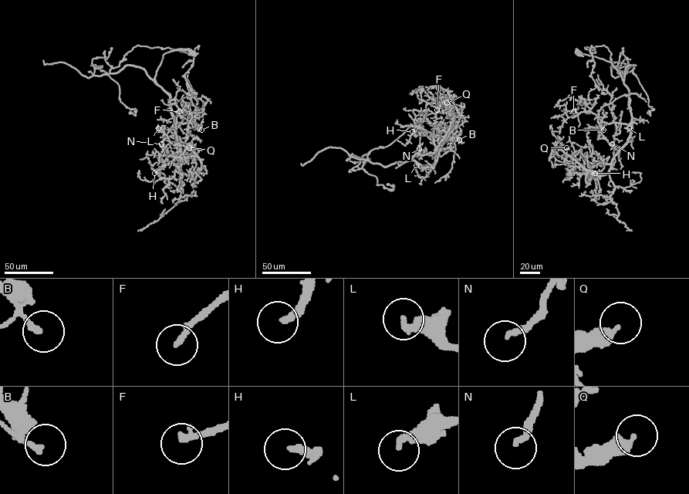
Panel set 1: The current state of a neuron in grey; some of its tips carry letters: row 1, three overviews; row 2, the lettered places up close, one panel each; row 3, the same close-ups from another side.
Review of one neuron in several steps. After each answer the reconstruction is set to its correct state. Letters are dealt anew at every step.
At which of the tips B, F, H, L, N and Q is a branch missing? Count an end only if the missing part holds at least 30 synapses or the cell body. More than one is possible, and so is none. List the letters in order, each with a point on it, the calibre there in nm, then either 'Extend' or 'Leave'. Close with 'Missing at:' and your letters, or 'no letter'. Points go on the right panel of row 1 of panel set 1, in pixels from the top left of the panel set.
B: Place: (603, 130). Thickness 200 nm. Leave
F: Place: (573, 111). Thickness 220 nm. Extend
H: Place: (595, 173). Thickness 280 nm. Extend
L: Place: (629, 128). Thickness 280 nm. Leave
N: Place: (612, 143). Thickness 170 nm. Extend
Q: Place: (566, 147). Thickness 400 nm. Leave
Missing at: F, H, N

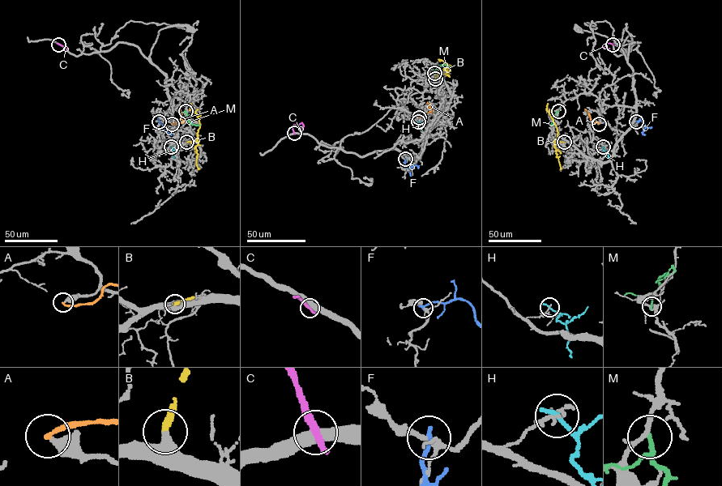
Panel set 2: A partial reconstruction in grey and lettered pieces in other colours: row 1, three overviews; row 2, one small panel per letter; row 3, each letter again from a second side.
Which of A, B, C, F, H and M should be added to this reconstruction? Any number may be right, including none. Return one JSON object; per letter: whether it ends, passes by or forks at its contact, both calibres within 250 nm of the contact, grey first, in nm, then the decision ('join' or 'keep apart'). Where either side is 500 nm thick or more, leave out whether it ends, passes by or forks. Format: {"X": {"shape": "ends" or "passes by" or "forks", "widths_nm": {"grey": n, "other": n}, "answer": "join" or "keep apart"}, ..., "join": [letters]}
{"A": {"shape": "ends", "widths_nm": {"grey": 440, "other": 200}, "answer": "join"}, "B": {"shape": "ends", "widths_nm": {"grey": 480, "other": 320}, "answer": "join"}, "C": {"widths_nm": {"grey": 550, "other": 340}, "answer": "keep apart"}, "F": {"shape": "ends", "widths_nm": {"grey": 200, "other": 220}, "answer": "keep apart"}, "H": {"shape": "ends", "widths_nm": {"grey": 120, "other": 240}, "answer": "keep apart"}, "M": {"shape": "ends", "widths_nm": {"grey": 170, "other": 180}, "answer": "keep apart"}, "join": ["A", "B"]}

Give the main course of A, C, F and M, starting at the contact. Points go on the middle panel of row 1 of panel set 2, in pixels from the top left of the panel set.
A: (419, 117), (431, 110), (427, 102)
C: (294, 133), (293, 125), (302, 123), (304, 125), (301, 128)
F: (405, 159), (404, 164), (408, 168), (416, 165), (418, 168)
M: (434, 73), (439, 65), (446, 65), (450, 68)

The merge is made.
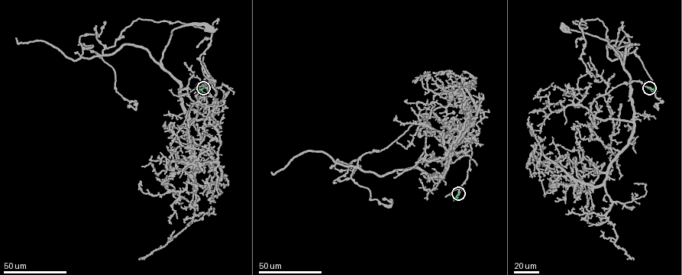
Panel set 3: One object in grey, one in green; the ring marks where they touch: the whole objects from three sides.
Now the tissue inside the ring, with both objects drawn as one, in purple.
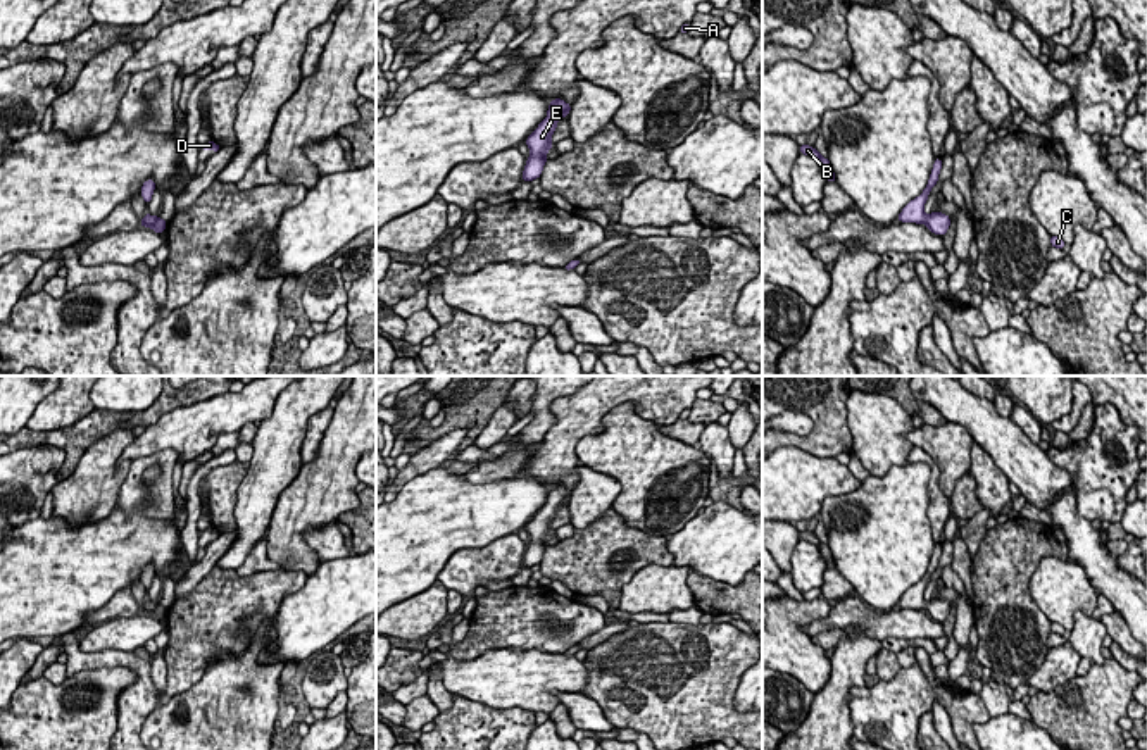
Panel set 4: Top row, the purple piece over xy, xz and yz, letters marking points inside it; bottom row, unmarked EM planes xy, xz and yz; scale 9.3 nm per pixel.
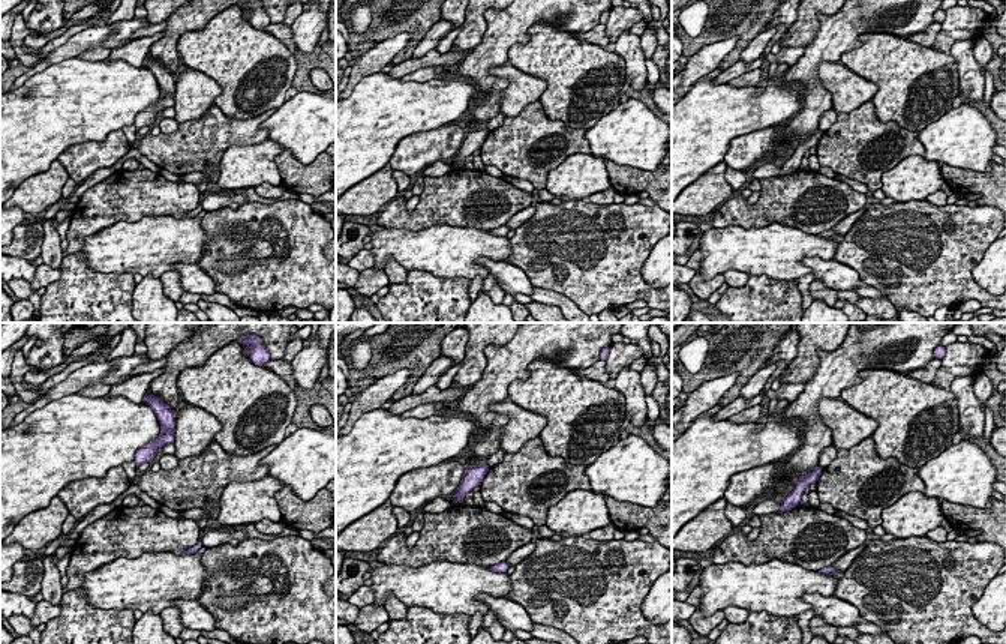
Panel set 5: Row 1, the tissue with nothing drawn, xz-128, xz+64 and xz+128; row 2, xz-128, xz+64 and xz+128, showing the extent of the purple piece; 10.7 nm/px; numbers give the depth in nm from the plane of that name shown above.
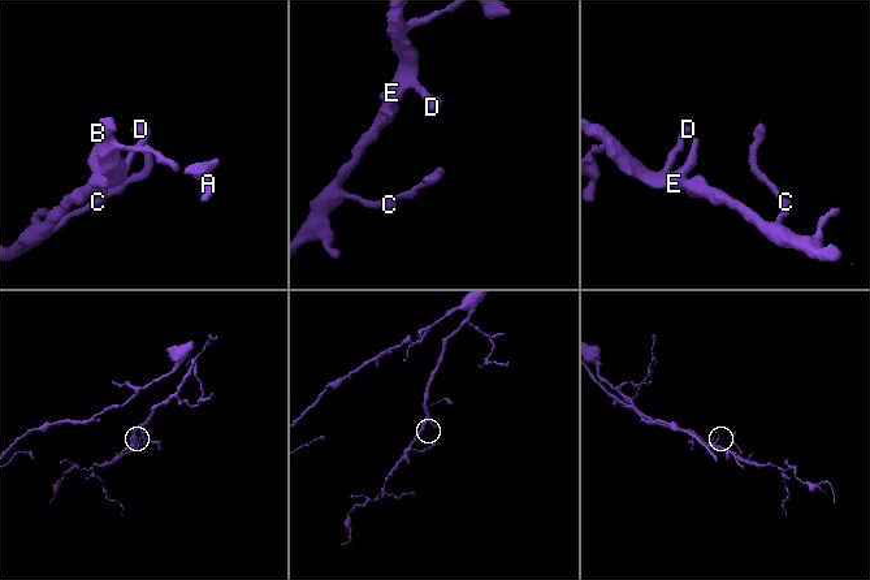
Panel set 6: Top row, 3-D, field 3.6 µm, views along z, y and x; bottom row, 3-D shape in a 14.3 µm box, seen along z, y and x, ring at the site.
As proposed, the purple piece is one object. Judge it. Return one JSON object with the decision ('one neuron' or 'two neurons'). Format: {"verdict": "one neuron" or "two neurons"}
{"verdict": "one neuron"}

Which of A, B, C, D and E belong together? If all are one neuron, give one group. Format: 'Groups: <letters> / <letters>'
Groups: A B C D E

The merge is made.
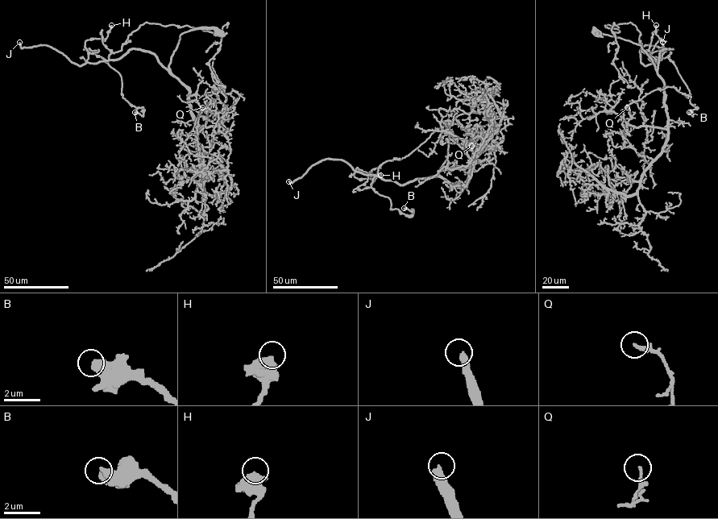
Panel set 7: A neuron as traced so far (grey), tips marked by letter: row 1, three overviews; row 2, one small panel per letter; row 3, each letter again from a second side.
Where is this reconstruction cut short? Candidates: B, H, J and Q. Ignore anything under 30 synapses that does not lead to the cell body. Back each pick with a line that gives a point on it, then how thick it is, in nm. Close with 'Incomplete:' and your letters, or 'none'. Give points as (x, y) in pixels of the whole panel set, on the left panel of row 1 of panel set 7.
J: Place: (19, 42). Thickness 420 nm
Incomplete: J

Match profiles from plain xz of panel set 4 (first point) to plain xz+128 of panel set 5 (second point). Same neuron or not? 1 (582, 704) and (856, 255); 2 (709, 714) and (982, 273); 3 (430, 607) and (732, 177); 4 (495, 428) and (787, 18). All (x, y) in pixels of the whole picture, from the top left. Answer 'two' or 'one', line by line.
1: two
2: two
3: two
4: two

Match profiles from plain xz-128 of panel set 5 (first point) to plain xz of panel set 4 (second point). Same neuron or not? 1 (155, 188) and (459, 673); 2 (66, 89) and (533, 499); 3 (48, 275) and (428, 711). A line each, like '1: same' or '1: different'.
1: different
2: same
3: same

